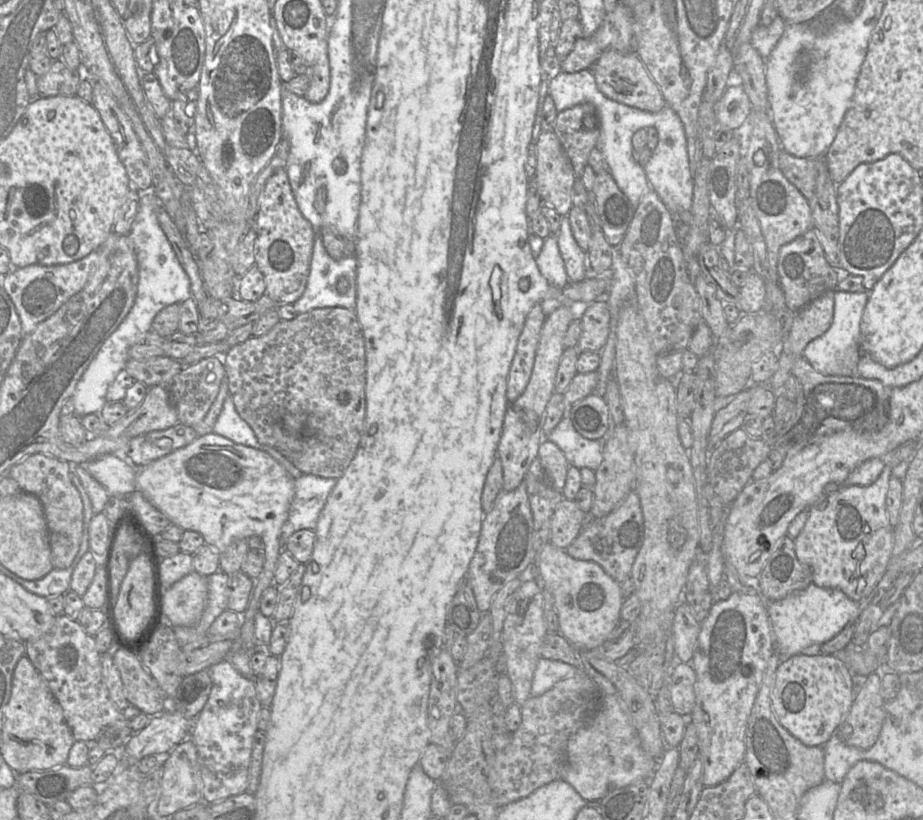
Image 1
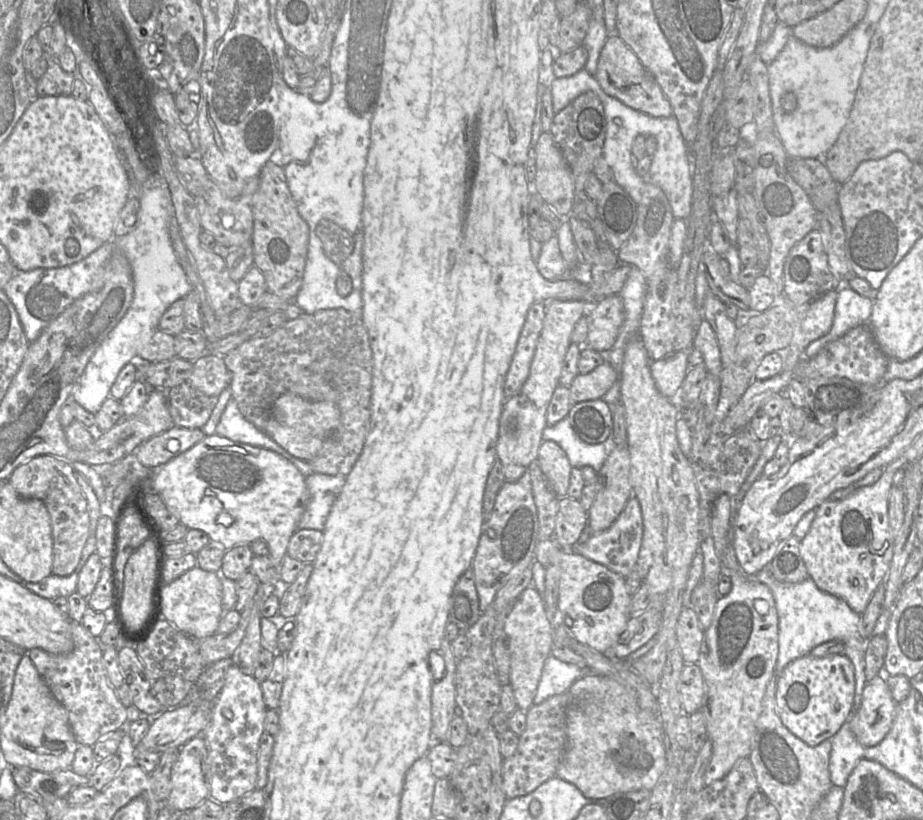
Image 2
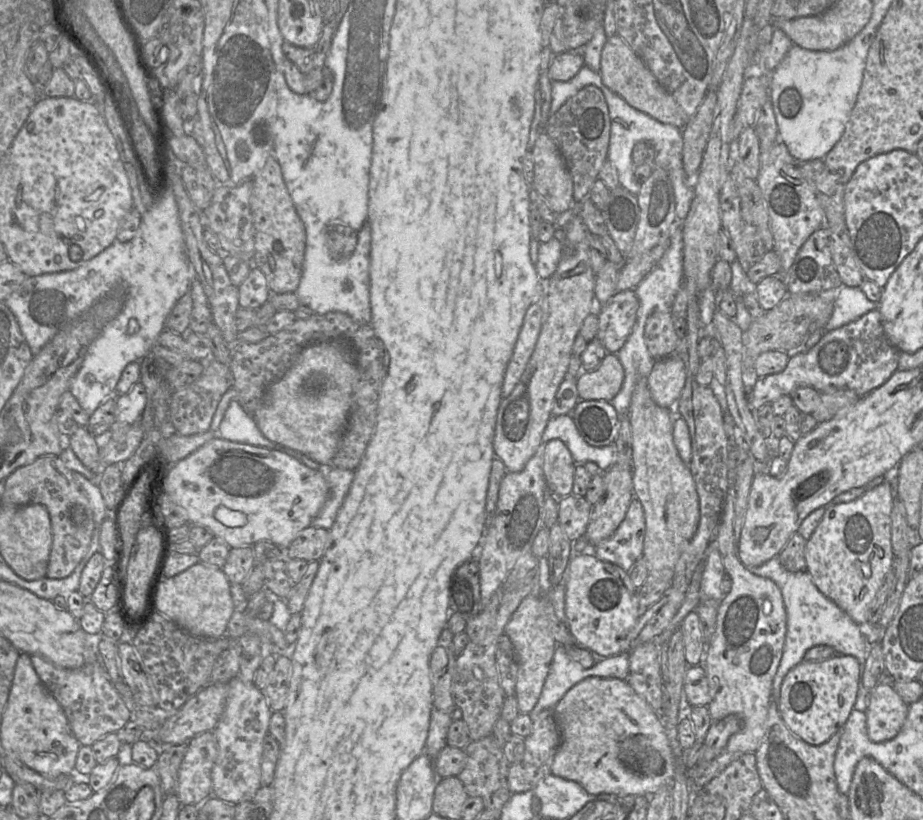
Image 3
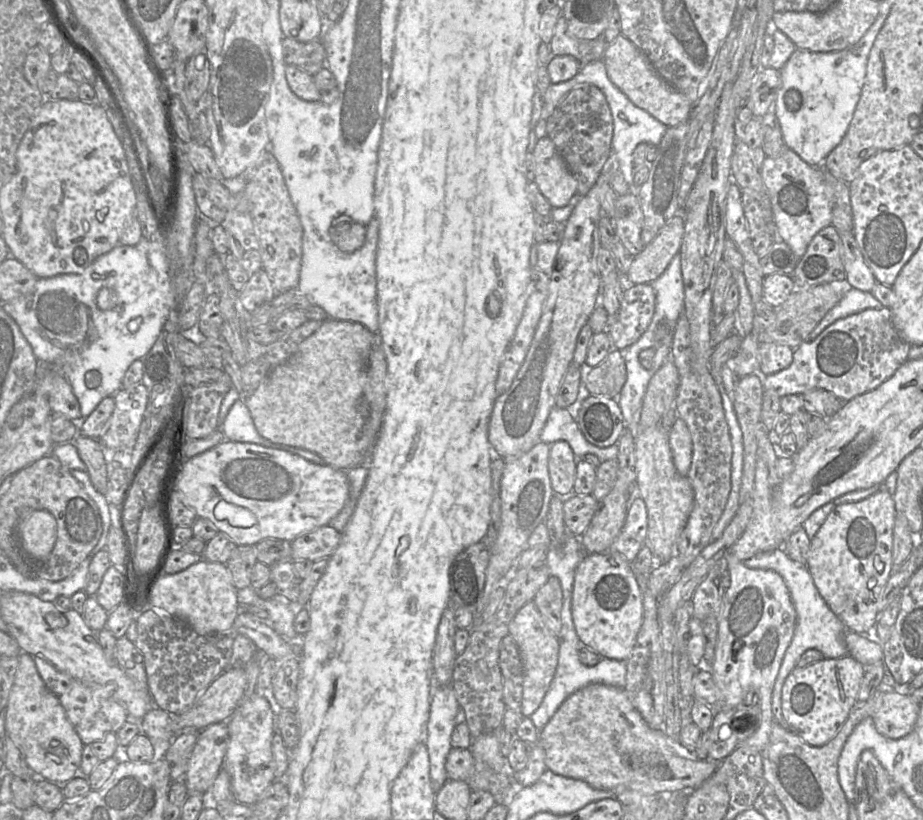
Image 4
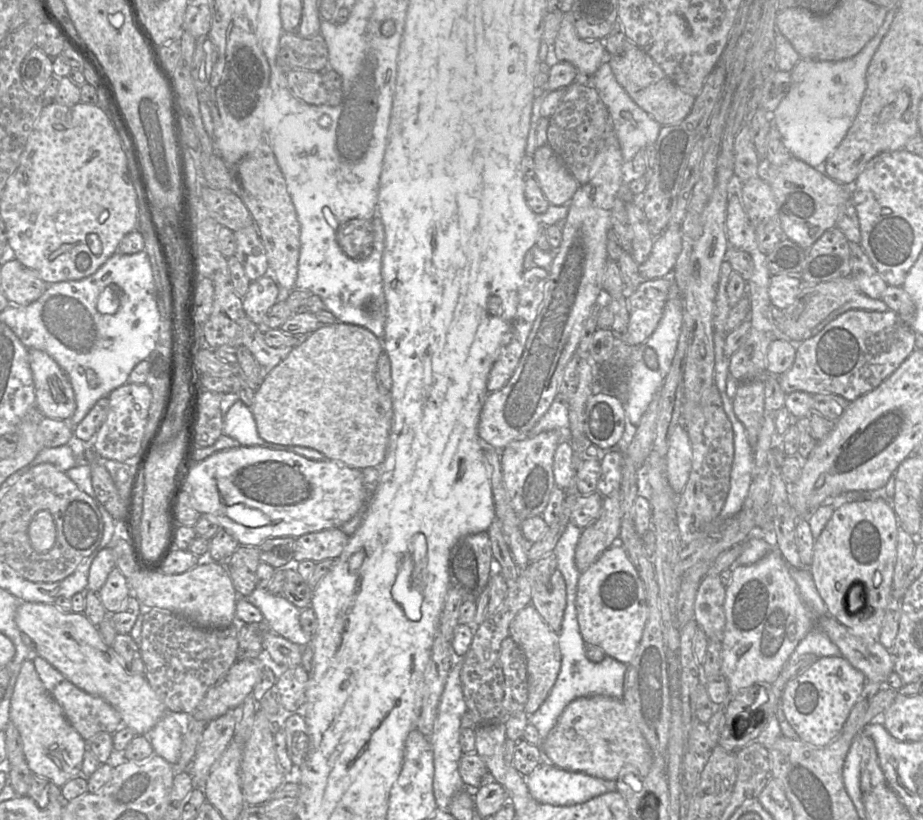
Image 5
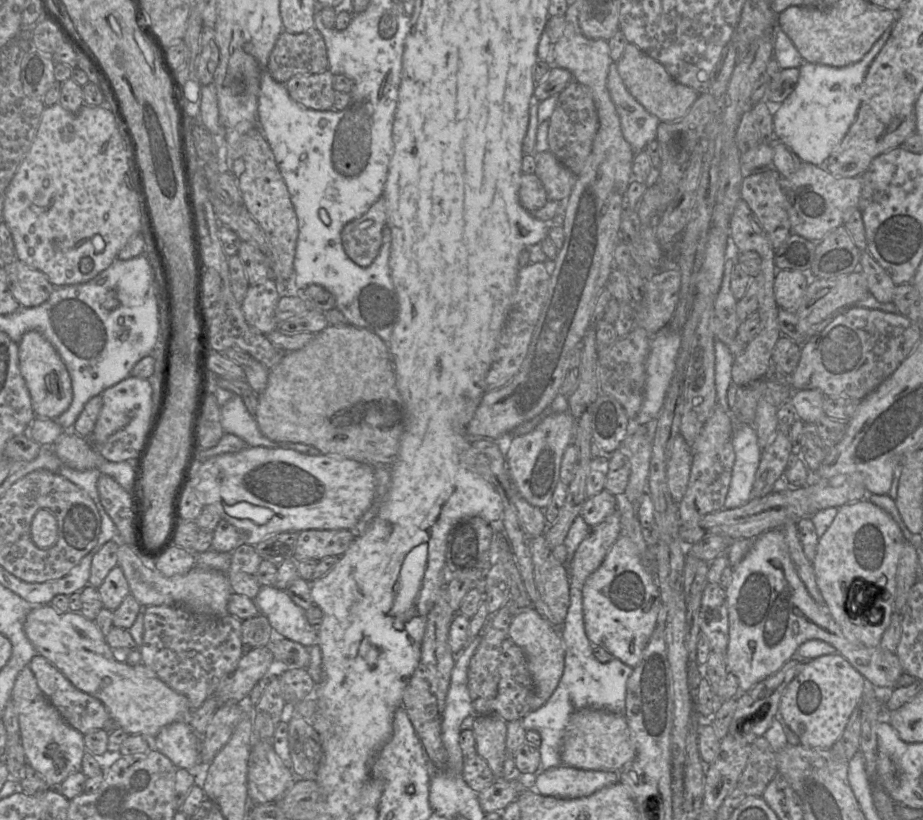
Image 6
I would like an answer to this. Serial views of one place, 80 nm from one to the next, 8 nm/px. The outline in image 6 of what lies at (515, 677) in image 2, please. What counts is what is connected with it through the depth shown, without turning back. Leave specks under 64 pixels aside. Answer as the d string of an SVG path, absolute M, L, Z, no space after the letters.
M532 606L520 610L509 625L508 638L520 647L526 655L528 668L534 682L531 711L537 710L547 702L563 675L565 650L559 629L541 617Z

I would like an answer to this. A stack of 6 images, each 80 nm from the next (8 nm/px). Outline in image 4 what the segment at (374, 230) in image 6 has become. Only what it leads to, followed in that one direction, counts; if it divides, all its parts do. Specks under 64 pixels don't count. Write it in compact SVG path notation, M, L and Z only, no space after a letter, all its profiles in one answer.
M346 215L334 218L329 235L342 253L353 253L363 247L366 240L367 225L355 222Z

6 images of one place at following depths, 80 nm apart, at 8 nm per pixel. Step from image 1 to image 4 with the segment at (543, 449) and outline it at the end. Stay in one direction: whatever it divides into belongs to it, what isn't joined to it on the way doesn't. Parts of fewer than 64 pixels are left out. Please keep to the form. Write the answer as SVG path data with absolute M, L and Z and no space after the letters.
M559 440L550 444L548 471L554 494L574 493L576 463L577 457L566 441Z

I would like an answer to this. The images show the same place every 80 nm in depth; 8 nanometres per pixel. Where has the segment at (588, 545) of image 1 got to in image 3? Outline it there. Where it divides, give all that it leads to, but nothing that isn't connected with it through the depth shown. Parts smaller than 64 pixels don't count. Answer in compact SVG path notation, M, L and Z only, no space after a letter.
M633 497L624 519L608 538L594 546L595 556L629 572L635 561L642 557L645 535L645 517L642 504Z

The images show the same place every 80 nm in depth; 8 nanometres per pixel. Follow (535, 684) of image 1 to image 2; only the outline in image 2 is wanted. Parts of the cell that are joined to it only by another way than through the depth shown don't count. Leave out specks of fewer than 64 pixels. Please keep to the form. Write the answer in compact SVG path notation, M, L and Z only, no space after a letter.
M552 655L548 656L544 662L533 704L541 704L551 696L567 692L576 680L588 674L596 673L589 668L581 669Z

